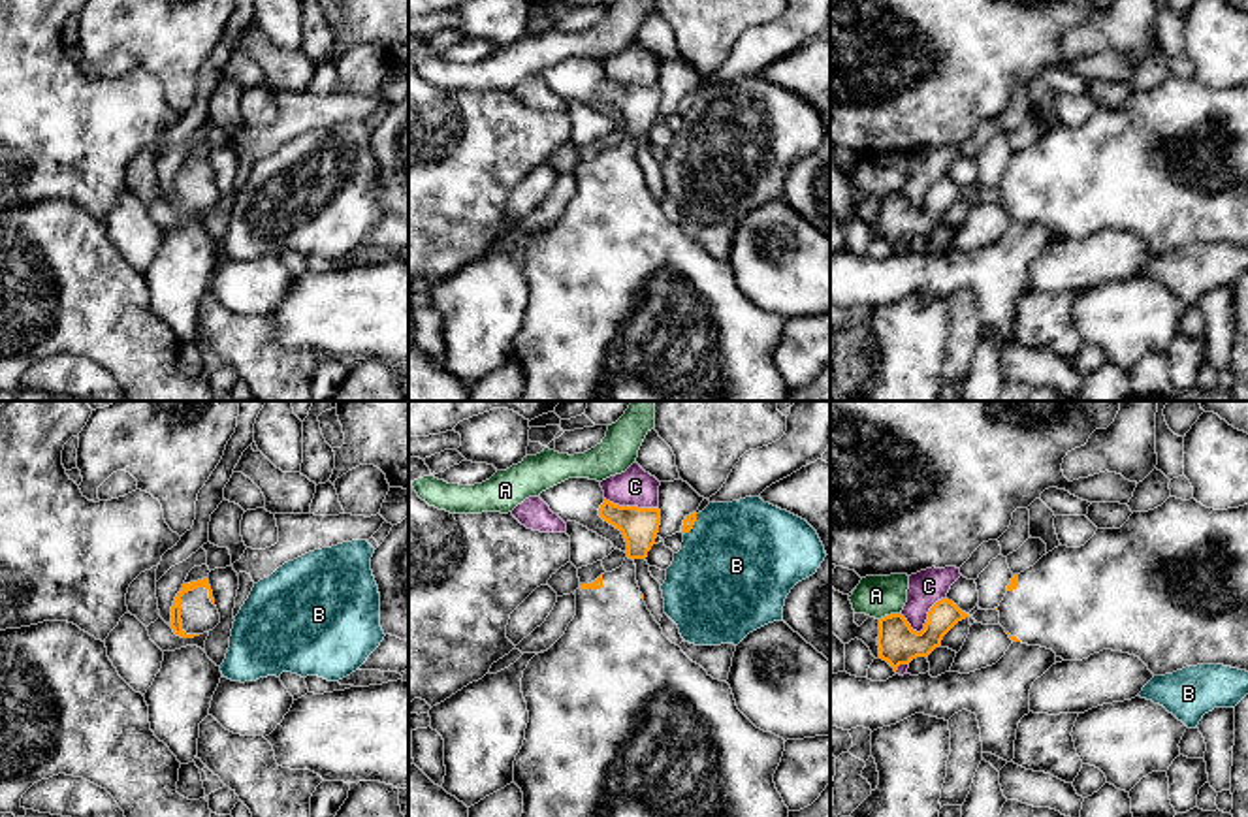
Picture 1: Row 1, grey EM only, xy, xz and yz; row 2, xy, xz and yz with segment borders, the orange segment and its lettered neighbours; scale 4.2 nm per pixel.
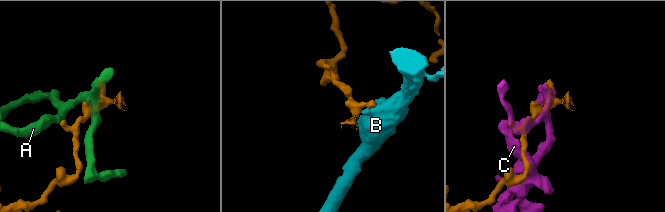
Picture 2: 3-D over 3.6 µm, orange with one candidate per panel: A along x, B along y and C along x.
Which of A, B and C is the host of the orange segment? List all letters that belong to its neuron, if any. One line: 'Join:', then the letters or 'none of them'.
Join: none of them

